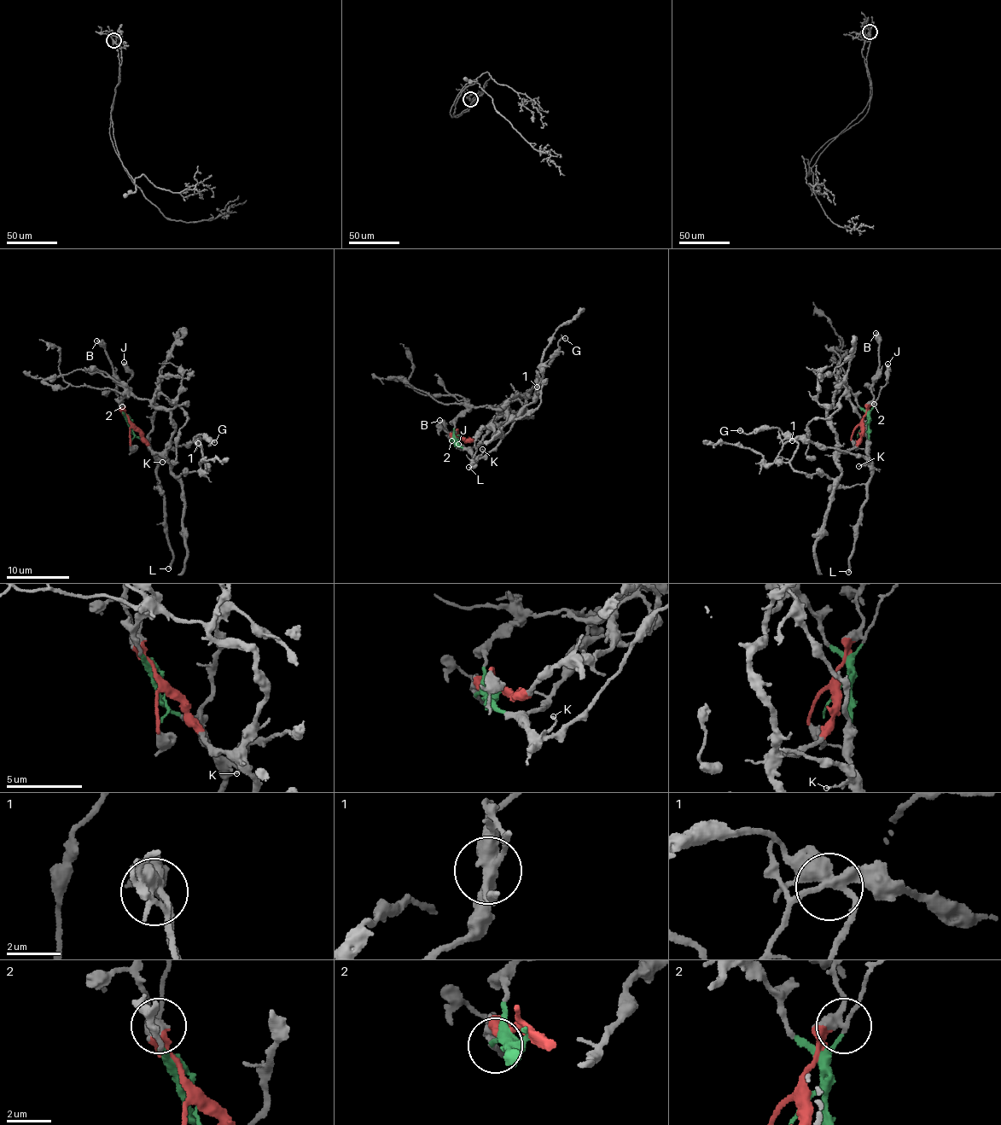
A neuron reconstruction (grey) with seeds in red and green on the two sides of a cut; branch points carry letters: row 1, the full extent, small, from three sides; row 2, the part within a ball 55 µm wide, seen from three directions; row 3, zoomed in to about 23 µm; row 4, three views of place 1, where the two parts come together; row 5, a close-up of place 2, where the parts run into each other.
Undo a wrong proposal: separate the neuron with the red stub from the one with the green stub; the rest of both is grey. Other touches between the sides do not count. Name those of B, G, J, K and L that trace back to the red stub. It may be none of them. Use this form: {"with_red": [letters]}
{"with_red": ["B", "G"]}

